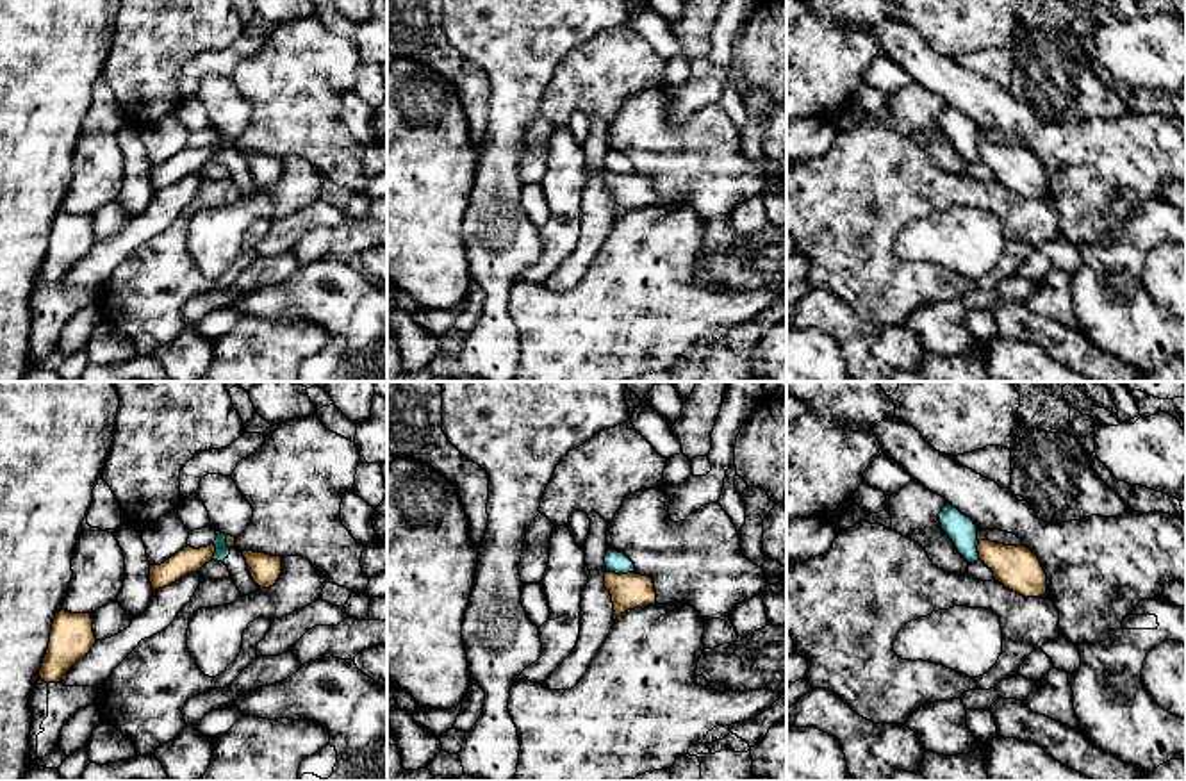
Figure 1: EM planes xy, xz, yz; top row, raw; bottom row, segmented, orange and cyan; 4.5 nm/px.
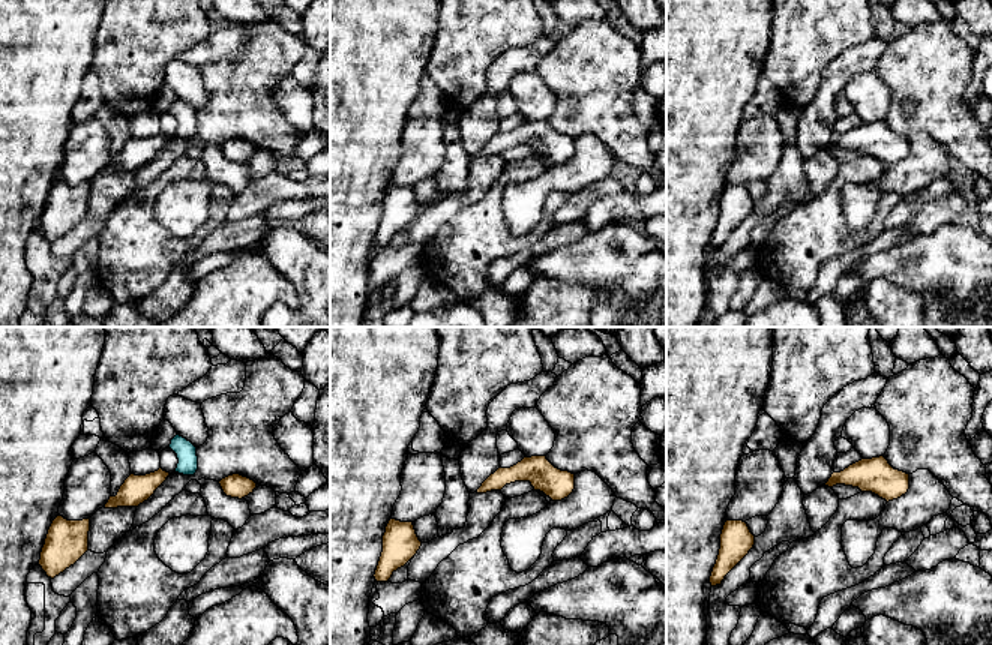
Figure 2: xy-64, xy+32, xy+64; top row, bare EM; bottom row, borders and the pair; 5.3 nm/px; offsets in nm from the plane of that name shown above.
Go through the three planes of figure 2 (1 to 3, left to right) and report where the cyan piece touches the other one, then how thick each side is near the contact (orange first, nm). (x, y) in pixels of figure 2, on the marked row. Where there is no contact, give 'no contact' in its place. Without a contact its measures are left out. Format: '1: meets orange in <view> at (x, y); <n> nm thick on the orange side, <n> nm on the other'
1: no contact
2: no contact
3: no contact

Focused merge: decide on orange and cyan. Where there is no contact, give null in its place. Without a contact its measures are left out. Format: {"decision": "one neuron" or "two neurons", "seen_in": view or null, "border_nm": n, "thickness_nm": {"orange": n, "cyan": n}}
{"decision": "two neurons", "seen_in": "xz", "border_nm": 110, "thickness_nm": {"orange": 160, "cyan": 100}}

